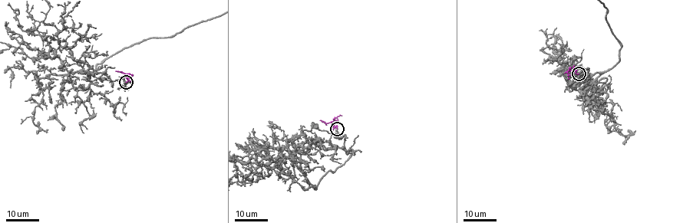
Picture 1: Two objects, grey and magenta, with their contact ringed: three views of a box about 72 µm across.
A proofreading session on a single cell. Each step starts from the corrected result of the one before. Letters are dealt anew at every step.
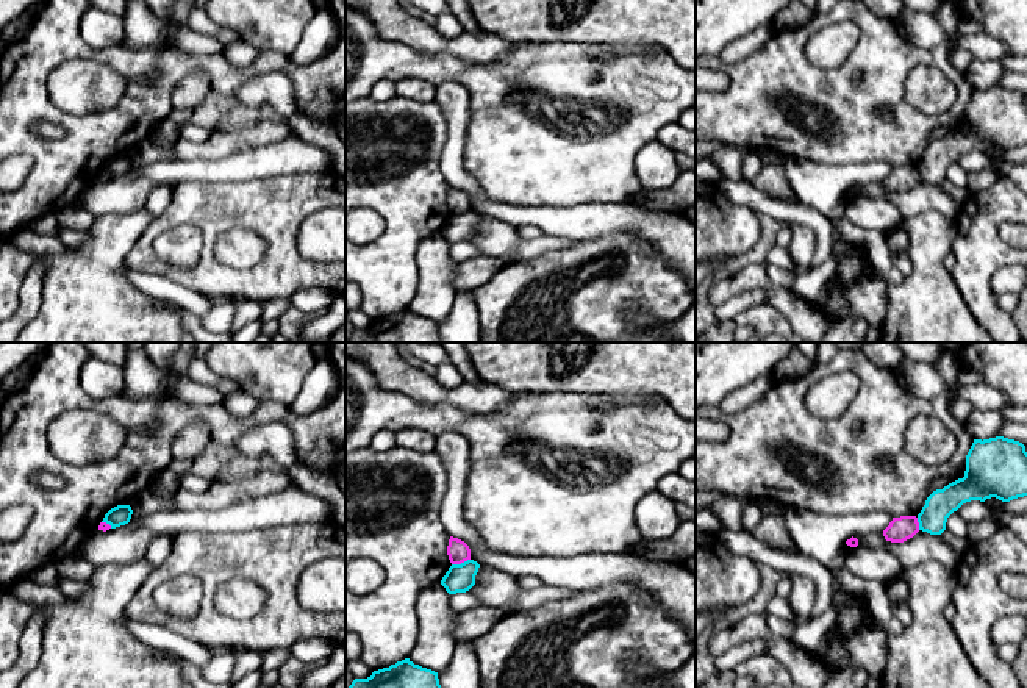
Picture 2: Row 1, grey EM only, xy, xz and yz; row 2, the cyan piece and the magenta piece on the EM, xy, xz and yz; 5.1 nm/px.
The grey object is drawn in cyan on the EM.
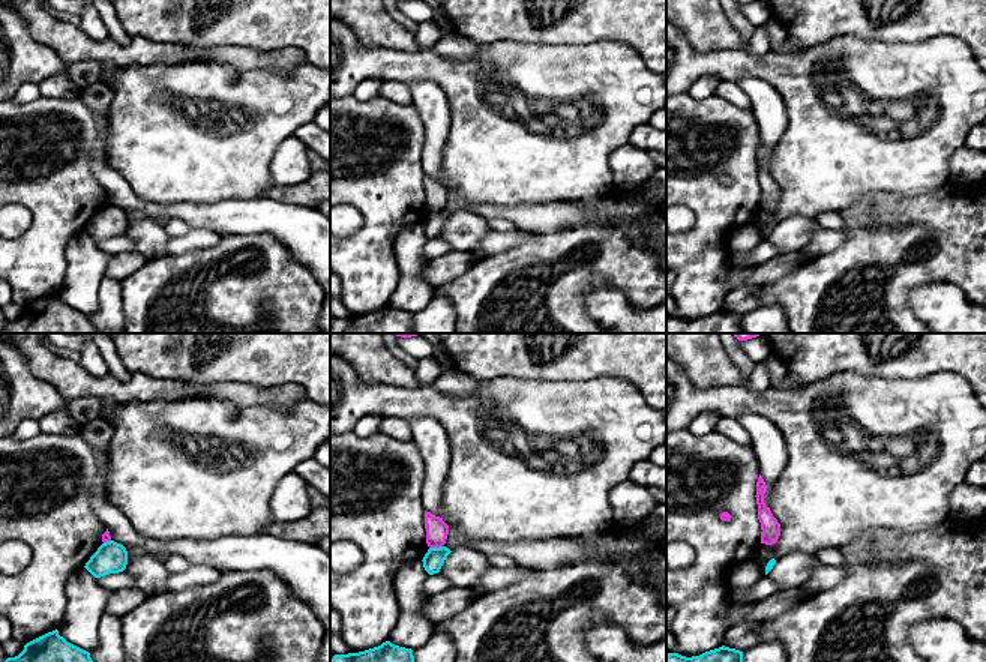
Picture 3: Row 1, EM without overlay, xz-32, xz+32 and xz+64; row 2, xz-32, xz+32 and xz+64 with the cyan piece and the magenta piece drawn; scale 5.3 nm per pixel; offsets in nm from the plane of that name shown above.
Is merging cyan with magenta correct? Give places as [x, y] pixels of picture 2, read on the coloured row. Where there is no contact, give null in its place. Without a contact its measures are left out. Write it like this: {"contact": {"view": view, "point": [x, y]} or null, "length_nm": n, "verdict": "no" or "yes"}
{"contact": {"view": "xz", "point": [461, 563]}, "length_nm": 100, "verdict": "no"}

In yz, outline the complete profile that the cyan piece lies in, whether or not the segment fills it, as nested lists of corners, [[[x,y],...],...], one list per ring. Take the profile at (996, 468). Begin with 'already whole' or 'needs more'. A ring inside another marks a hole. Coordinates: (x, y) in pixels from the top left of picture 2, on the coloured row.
already whole | [[[996,436],[974,439],[964,477],[933,491],[918,514],[919,530],[941,535],[947,518],[963,503],[996,497],[1010,502],[1027,496],[1027,452],[1019,441]]]

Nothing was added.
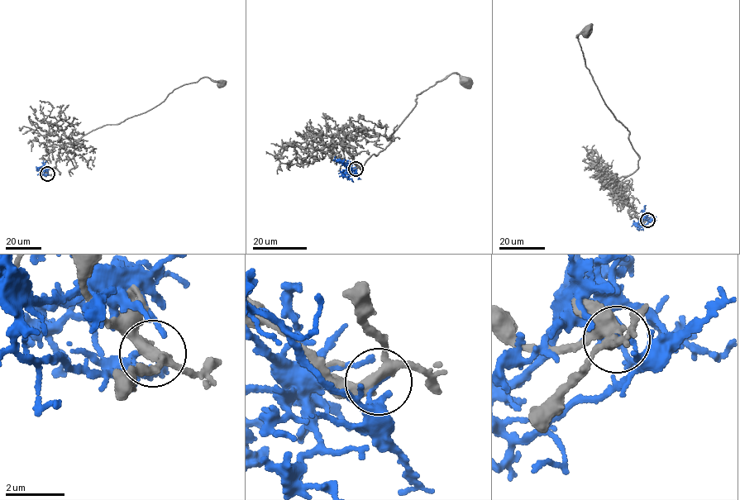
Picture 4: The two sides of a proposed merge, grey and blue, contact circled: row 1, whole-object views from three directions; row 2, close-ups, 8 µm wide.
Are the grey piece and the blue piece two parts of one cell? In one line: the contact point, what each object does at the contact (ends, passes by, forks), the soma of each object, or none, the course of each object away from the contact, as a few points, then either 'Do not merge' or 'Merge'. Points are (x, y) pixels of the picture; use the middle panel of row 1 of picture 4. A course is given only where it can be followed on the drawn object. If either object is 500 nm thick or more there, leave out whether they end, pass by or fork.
Place: (355, 169). At the ring grey forks. At the ring blue ends. Soma of grey: (465, 82). Soma of blue: none. Course of grey: (355, 169), (323, 149), (342, 159), (346, 149), (361, 169), (389, 142), (417, 95), (455, 73), (465, 83). Course of blue: (355, 169), (351, 175), (348, 170), (343, 170), (342, 176). Do not merge

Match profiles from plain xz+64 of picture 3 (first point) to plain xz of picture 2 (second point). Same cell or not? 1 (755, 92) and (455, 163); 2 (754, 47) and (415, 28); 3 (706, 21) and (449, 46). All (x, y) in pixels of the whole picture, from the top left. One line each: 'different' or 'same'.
1: same
2: different
3: same

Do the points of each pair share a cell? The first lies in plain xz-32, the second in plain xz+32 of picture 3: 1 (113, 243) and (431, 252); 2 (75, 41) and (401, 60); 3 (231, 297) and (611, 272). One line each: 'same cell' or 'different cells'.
1: same cell
2: different cells
3: same cell

